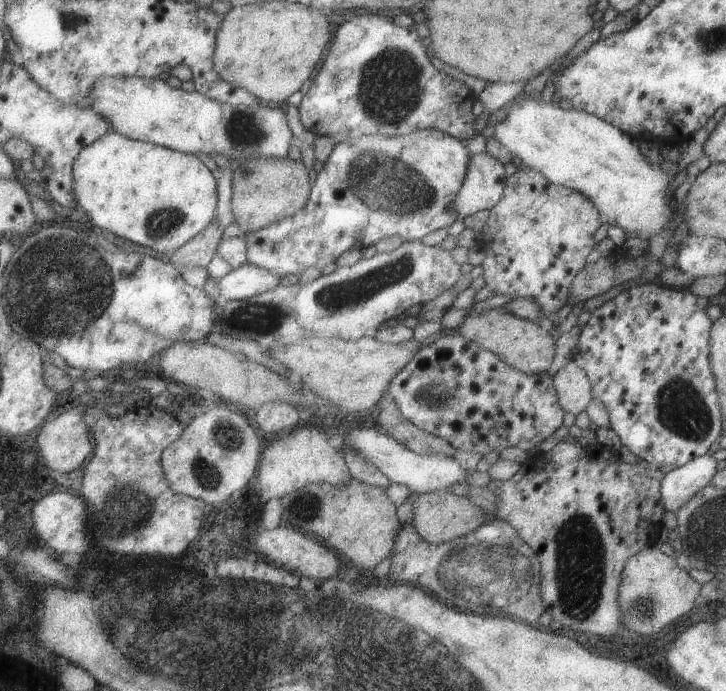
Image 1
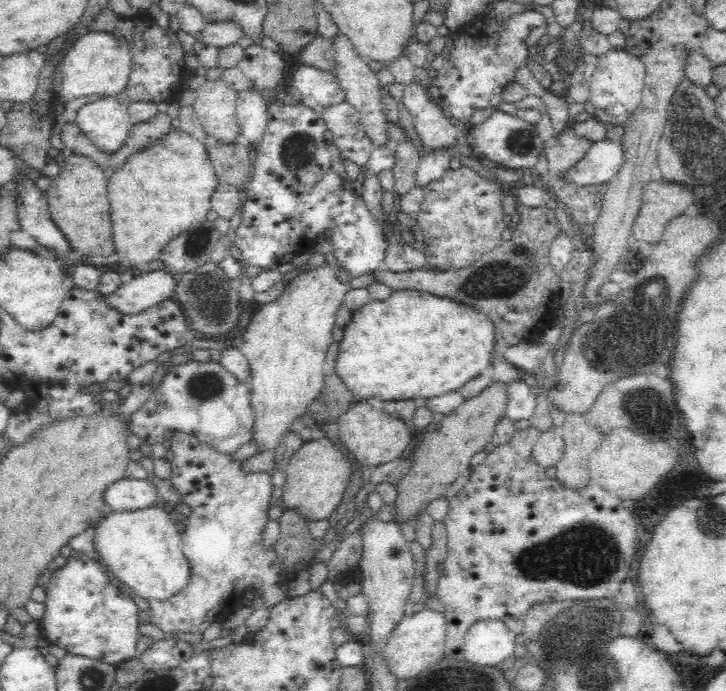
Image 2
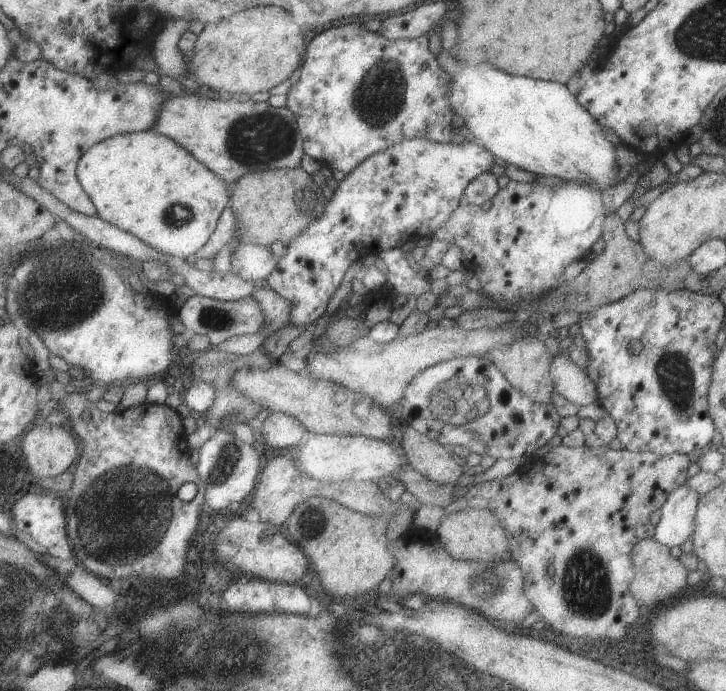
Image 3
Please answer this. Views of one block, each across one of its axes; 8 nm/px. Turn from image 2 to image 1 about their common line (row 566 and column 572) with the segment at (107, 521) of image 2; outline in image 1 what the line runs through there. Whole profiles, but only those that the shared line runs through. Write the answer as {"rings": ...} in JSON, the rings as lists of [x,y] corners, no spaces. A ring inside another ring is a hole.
{"rings":[[[520,93],[505,104],[507,115],[503,122],[495,123],[497,140],[513,156],[520,158],[522,164],[544,175],[550,183],[567,187],[588,198],[596,206],[603,222],[611,227],[619,227],[624,232],[633,232],[637,238],[649,243],[671,218],[675,200],[673,193],[669,194],[669,188],[675,175],[665,173],[660,165],[651,164],[639,151],[635,137],[622,133],[608,122],[603,122],[603,119],[573,108],[563,110],[555,104],[556,98],[552,102],[543,103],[538,95],[513,102],[519,96]]]}

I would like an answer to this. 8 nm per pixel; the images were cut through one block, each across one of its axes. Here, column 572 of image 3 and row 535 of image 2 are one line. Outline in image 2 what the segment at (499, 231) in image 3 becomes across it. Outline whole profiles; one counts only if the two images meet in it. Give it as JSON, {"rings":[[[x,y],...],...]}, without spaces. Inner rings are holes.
{"rings":[[[186,433],[175,434],[171,438],[171,475],[169,479],[174,488],[183,496],[183,502],[191,509],[184,523],[184,533],[181,534],[182,550],[190,563],[190,580],[177,595],[168,600],[149,600],[150,622],[158,626],[164,633],[202,634],[212,622],[220,622],[225,615],[232,614],[241,605],[243,593],[255,591],[261,596],[263,606],[272,608],[286,598],[288,585],[296,572],[282,571],[280,559],[274,549],[262,549],[260,540],[265,525],[269,522],[266,510],[270,508],[270,493],[272,492],[272,475],[266,472],[248,473],[240,468],[241,462],[232,459],[234,454],[222,454],[216,449],[202,443],[194,435]]]}

